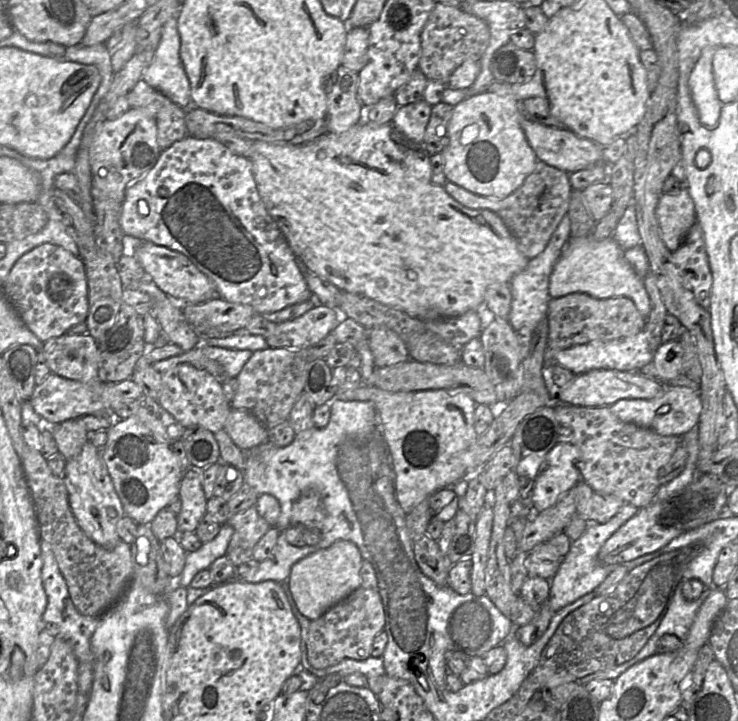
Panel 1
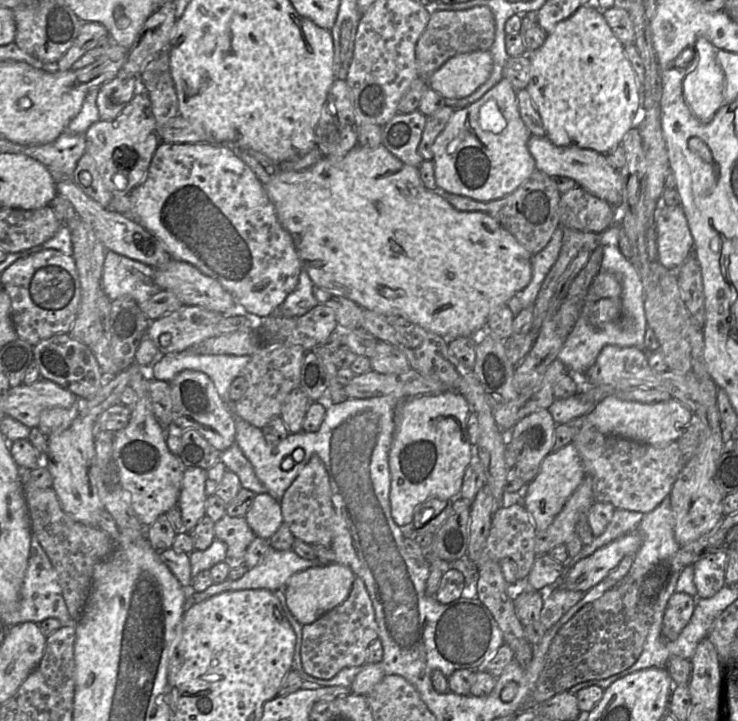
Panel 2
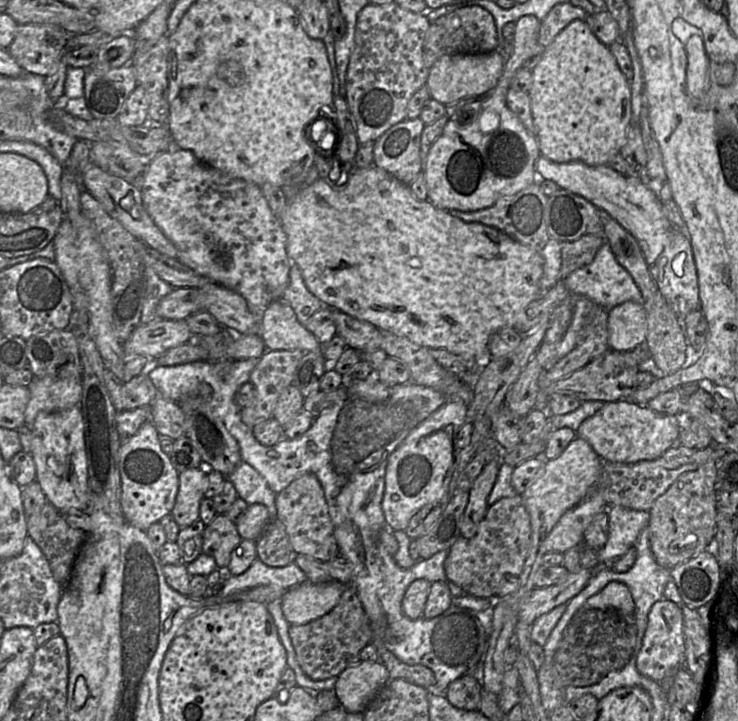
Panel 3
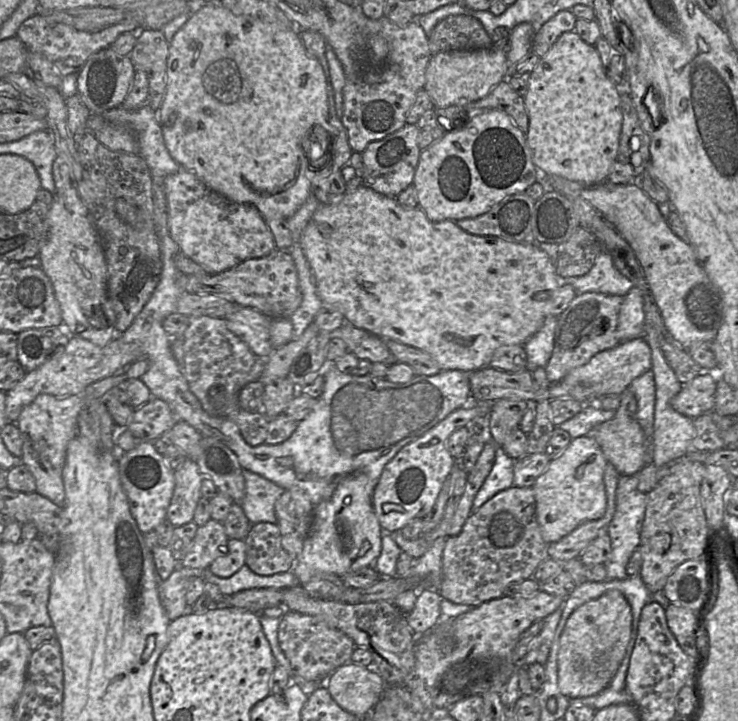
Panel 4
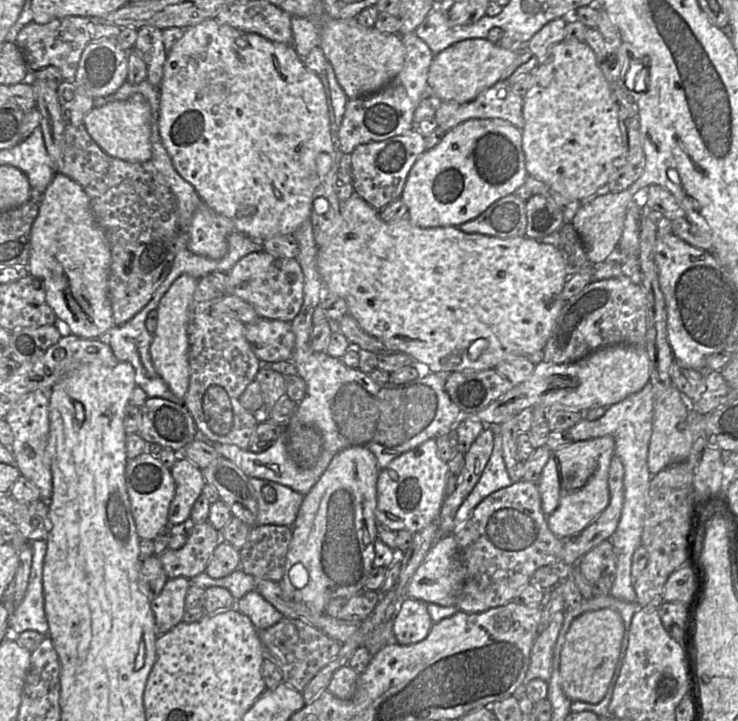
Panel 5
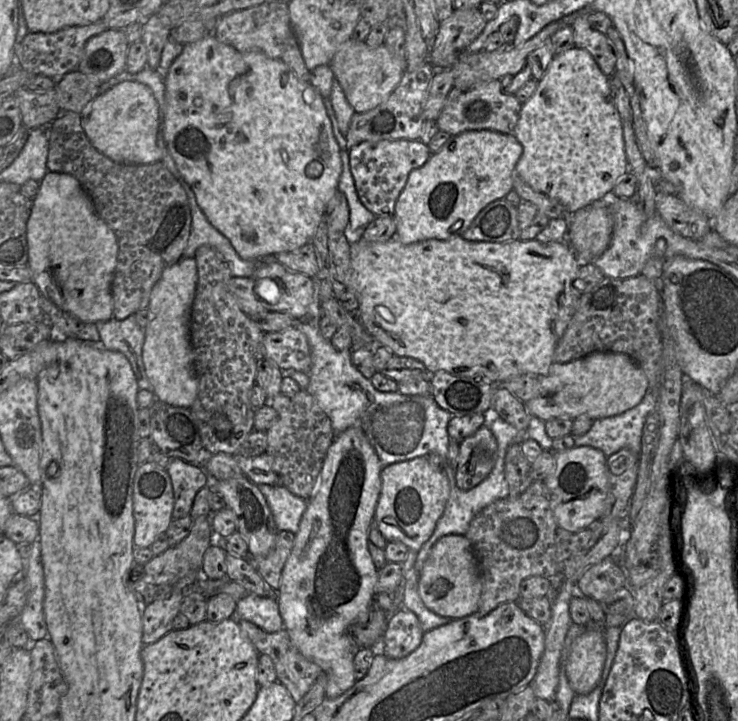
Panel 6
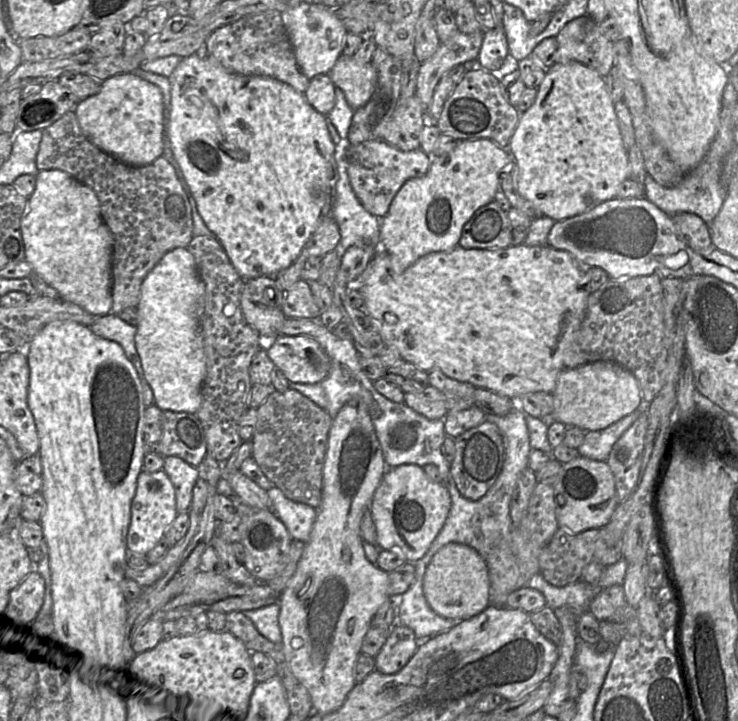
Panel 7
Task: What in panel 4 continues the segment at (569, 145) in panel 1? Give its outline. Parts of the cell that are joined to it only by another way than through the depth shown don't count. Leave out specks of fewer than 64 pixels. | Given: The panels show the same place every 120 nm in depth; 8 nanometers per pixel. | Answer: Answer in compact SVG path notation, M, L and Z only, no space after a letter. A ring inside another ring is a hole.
M559 176L544 178L551 189L567 197L581 197L588 201L630 244L667 330L683 348L688 349L698 341L714 341L722 322L719 291L697 260L692 246L672 232L658 204L638 183L604 181L587 186Z

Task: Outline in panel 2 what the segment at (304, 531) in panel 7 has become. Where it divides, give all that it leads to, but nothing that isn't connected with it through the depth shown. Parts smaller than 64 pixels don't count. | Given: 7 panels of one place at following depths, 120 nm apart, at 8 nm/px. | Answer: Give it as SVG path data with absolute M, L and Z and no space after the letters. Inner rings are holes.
M236 442L222 451L220 461L223 462L227 470L234 472L239 477L242 488L248 489L256 495L268 493Z

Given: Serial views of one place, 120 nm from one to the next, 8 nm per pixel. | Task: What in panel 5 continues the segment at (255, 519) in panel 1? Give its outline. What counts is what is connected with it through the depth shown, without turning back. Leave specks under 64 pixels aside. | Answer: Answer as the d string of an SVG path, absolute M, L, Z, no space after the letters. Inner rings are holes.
M208 521L195 524L183 547L177 550L167 548L158 555L168 579L177 577L192 579L205 572L220 541L220 531Z

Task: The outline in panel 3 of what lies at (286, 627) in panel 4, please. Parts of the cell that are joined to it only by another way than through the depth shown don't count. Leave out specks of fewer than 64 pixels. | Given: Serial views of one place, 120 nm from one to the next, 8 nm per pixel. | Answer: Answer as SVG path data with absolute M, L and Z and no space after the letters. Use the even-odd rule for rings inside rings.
M346 585L338 604L330 612L305 624L290 625L288 633L301 669L317 681L337 677L347 667L360 662L360 651L373 638L369 618L352 585Z

